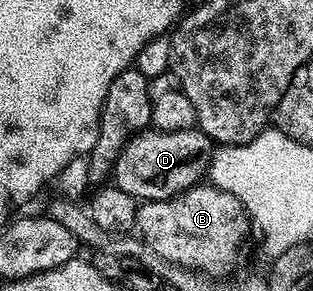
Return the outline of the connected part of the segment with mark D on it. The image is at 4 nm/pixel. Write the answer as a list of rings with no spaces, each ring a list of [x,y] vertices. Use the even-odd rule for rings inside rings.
[[[197,127],[181,130],[148,128],[129,138],[117,155],[113,183],[140,202],[160,201],[200,184],[199,177],[208,172],[213,142]]]

